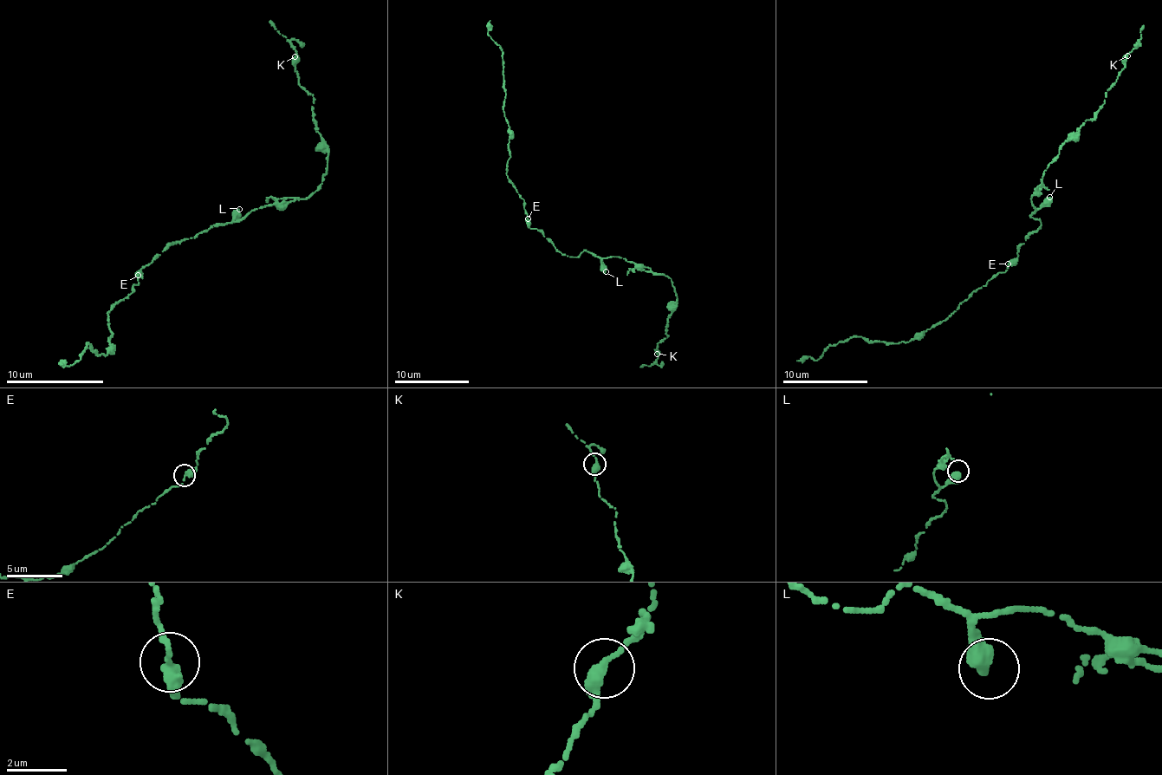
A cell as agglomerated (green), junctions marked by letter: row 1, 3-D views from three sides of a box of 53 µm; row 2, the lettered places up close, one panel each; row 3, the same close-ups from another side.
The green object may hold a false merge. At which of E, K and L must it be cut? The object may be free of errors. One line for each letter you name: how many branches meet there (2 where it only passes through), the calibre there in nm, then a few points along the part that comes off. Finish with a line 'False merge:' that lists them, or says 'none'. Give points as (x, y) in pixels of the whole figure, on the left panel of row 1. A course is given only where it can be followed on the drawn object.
False merge: none

